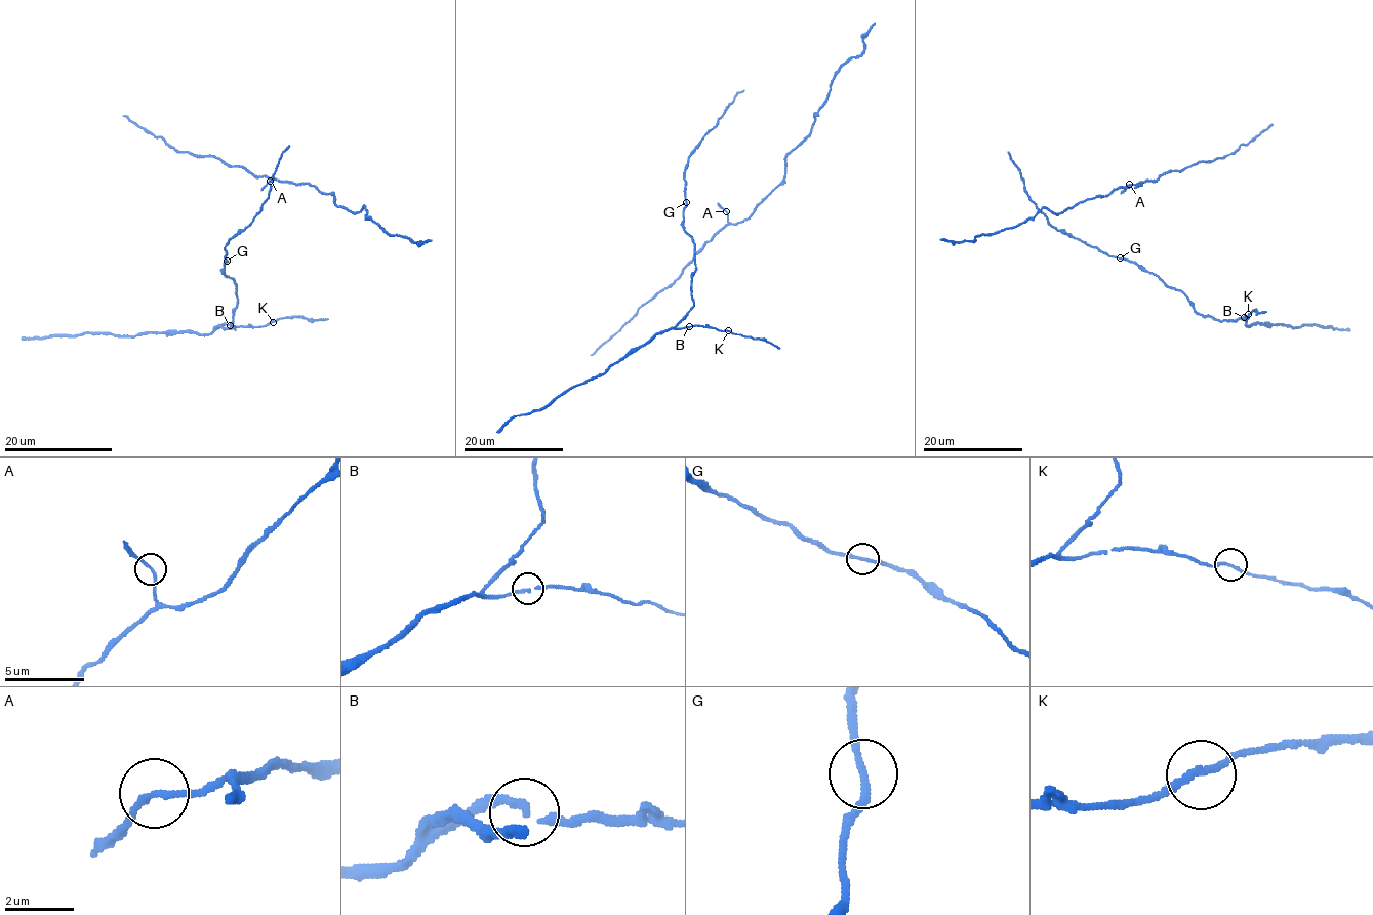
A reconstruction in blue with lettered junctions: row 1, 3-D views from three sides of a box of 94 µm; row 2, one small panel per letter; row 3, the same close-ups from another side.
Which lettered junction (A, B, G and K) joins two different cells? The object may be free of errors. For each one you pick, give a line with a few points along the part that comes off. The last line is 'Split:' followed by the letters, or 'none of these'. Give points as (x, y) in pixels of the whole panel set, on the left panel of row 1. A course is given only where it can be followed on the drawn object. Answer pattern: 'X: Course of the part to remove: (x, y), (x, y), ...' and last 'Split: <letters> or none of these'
Split: none of these

